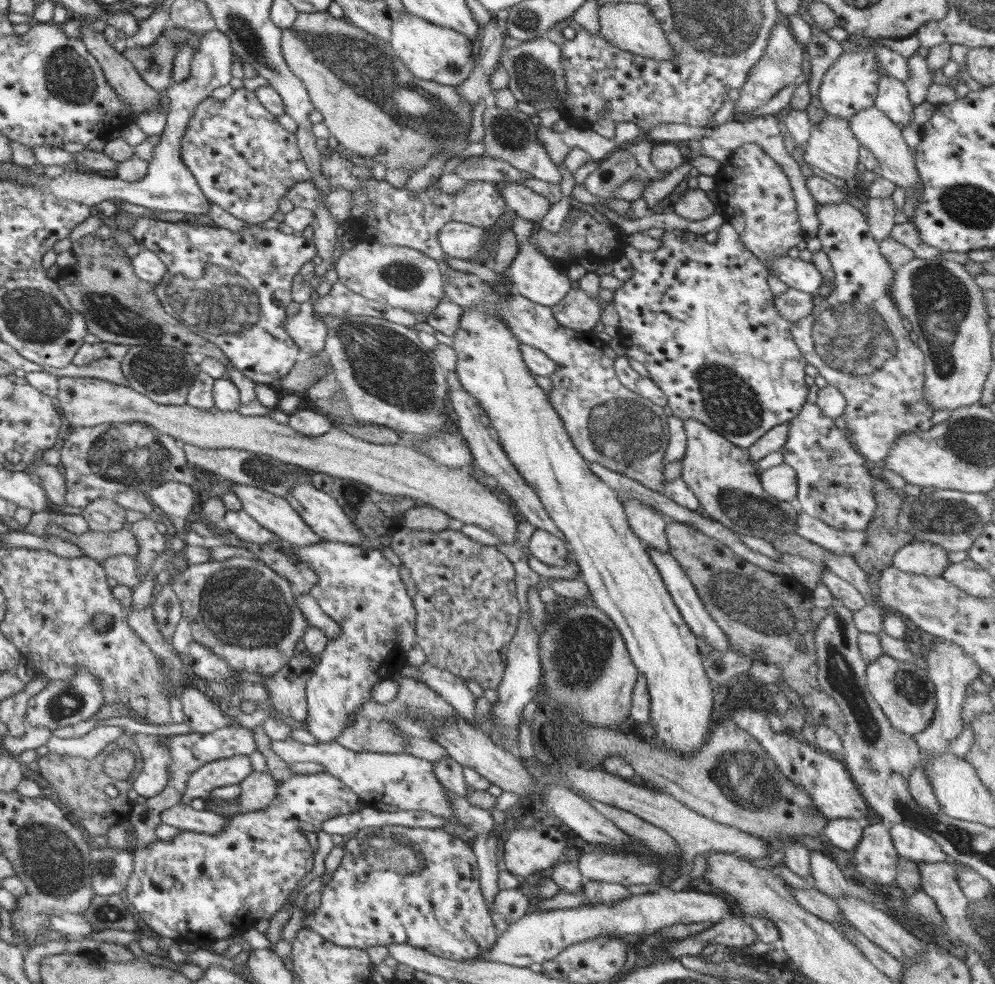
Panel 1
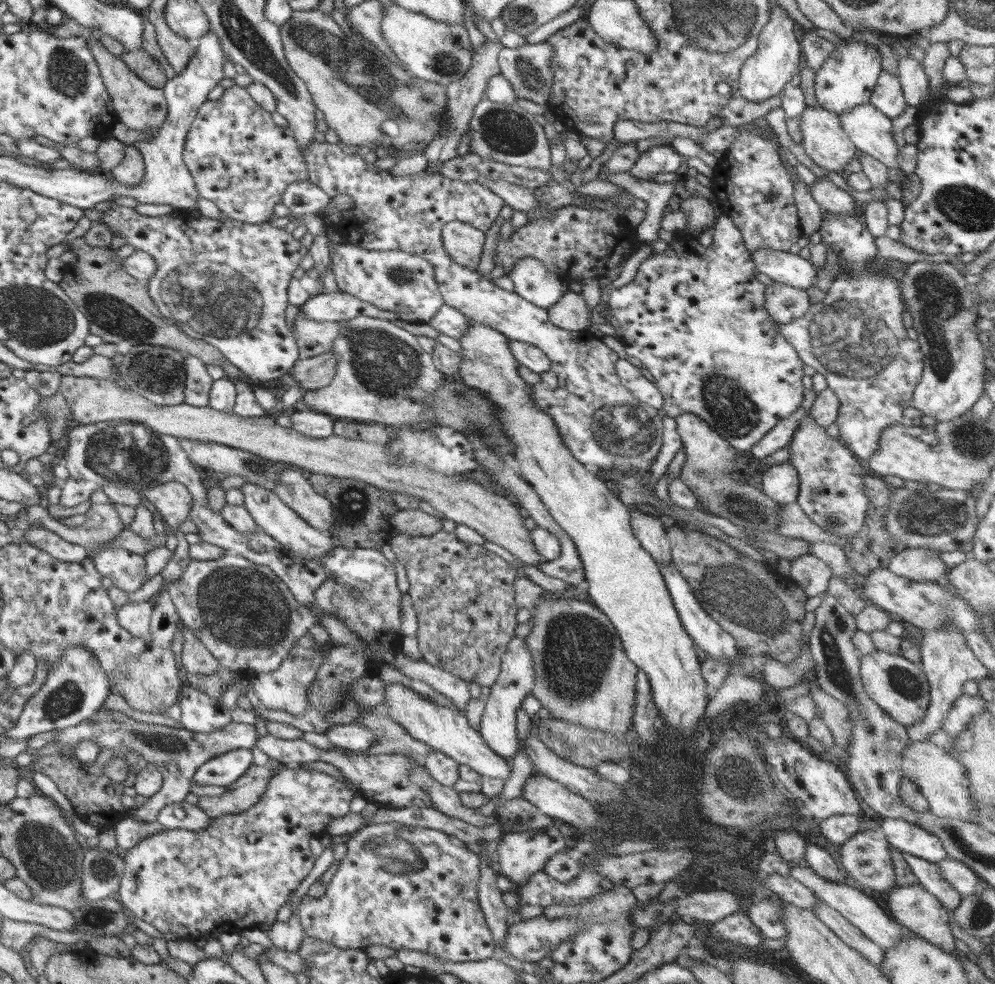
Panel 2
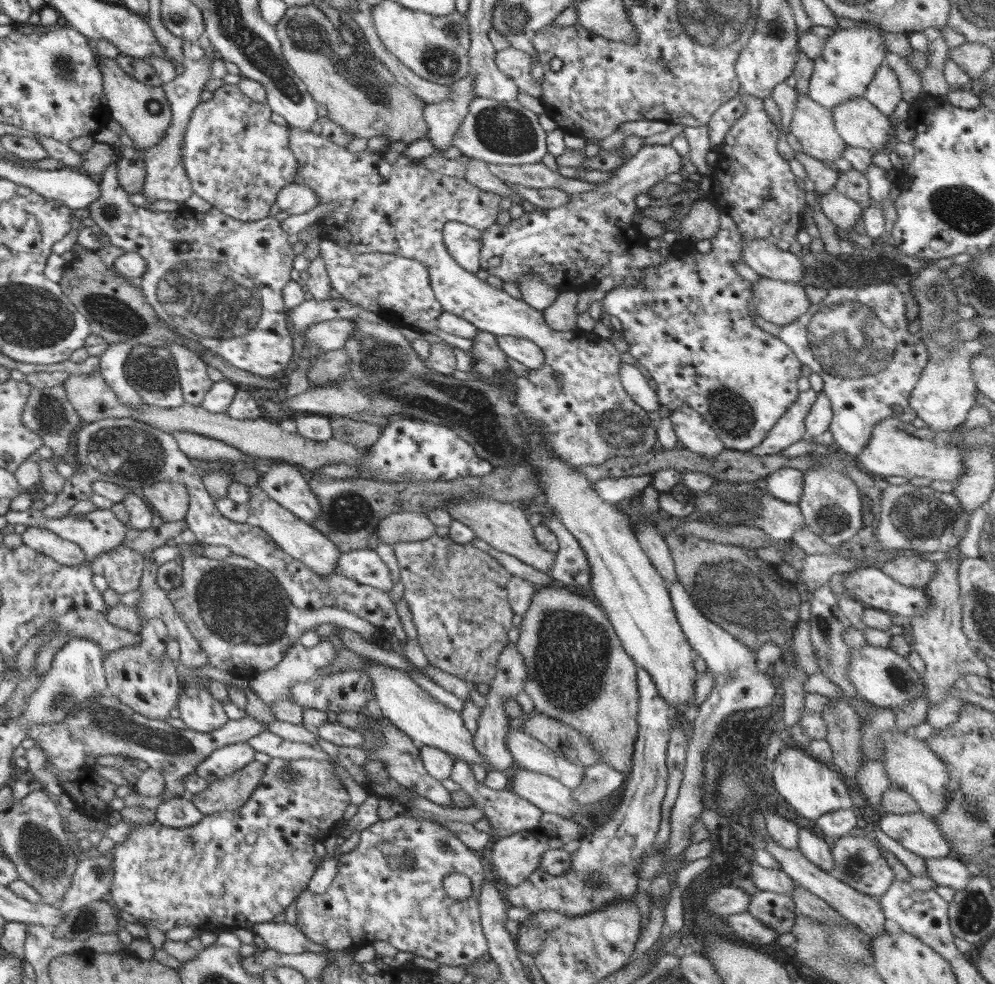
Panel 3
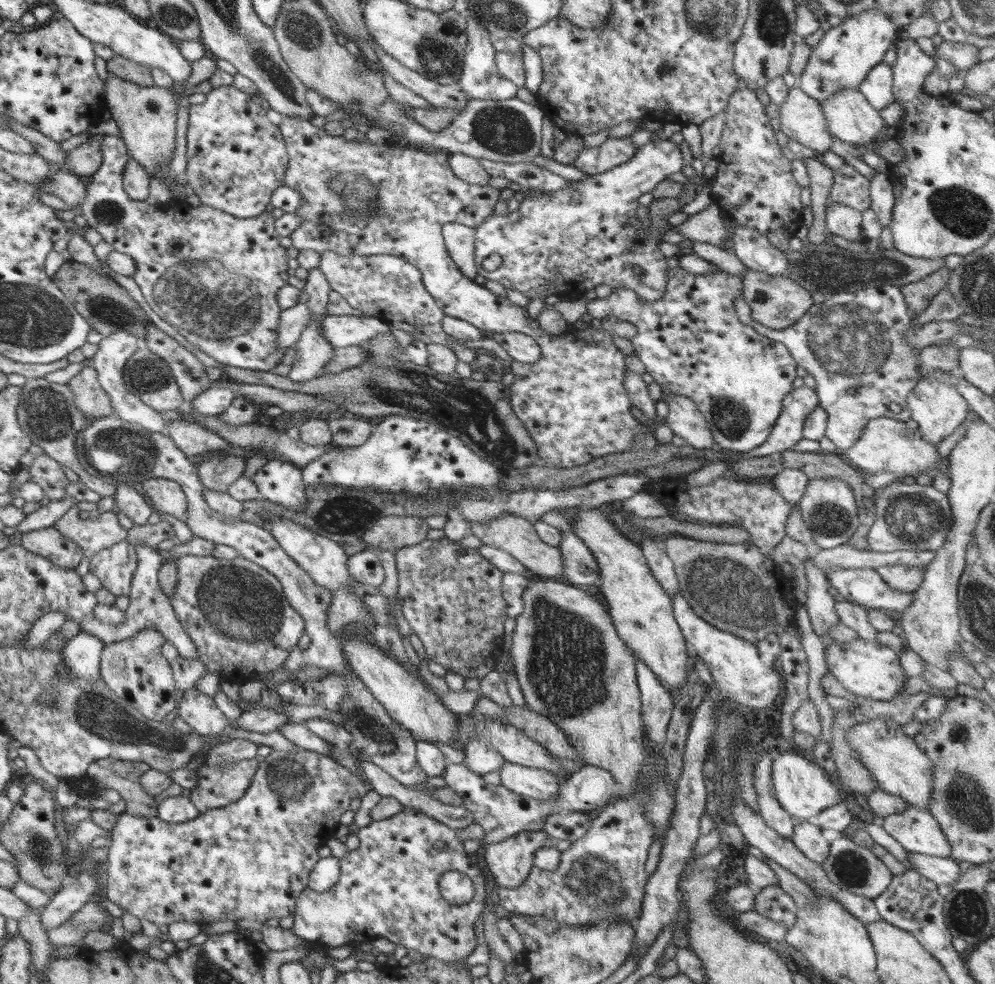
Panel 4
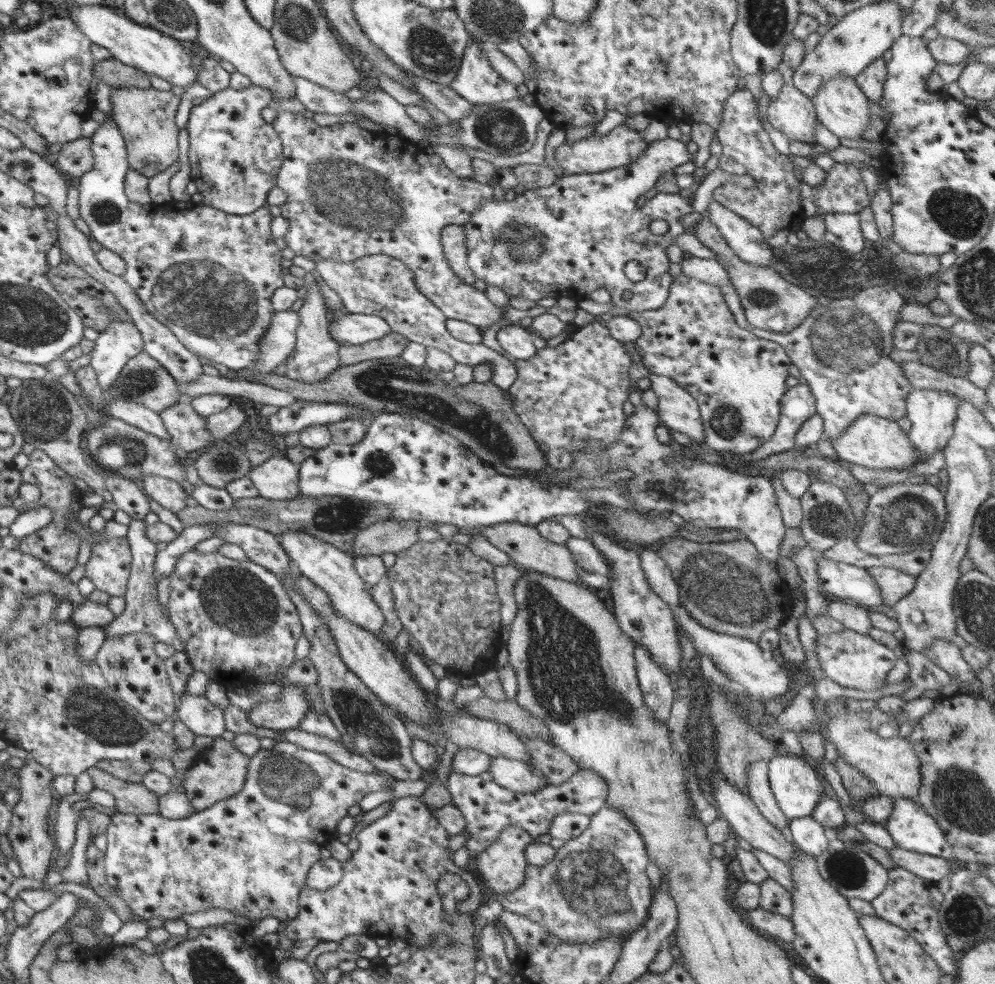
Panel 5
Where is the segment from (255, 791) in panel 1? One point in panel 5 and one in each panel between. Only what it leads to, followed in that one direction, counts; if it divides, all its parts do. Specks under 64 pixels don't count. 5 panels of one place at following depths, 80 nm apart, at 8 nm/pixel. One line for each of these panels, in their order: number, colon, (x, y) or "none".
2: (249, 788)
3: (229, 793)
4: (221, 785)
5: (218, 773)

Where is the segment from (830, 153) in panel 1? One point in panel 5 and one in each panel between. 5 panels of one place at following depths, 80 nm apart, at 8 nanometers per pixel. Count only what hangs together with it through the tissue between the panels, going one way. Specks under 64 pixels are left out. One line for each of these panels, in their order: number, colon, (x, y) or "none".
2: (824, 140)
3: (812, 124)
4: (802, 119)
5: (792, 112)

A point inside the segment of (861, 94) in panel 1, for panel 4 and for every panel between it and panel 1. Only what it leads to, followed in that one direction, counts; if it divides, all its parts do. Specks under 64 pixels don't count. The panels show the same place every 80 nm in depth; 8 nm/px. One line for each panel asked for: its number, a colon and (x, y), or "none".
2: (848, 77)
3: (850, 57)
4: (846, 53)

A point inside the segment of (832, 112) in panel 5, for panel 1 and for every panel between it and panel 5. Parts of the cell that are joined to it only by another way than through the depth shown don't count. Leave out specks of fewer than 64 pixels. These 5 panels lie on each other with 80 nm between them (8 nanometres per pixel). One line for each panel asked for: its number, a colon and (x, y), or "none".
1: (874, 130)
2: (871, 131)
3: (859, 123)
4: (850, 117)

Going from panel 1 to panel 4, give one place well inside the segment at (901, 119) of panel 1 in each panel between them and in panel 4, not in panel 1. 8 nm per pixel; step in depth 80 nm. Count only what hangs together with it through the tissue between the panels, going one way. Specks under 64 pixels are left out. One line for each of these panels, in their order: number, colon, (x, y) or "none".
2: (887, 96)
3: (884, 92)
4: (877, 87)

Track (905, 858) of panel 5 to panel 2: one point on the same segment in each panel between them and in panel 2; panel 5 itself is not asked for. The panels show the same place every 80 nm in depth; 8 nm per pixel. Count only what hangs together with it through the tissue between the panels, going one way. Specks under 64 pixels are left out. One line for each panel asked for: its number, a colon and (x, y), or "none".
2: (964, 880)
3: (950, 871)
4: (940, 871)

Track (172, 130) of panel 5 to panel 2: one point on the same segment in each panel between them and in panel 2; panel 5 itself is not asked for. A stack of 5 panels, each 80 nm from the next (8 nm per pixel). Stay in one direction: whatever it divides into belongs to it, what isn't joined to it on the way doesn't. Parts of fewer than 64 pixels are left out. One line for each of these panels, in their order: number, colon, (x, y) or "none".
2: (138, 105)
3: (144, 112)
4: (146, 116)

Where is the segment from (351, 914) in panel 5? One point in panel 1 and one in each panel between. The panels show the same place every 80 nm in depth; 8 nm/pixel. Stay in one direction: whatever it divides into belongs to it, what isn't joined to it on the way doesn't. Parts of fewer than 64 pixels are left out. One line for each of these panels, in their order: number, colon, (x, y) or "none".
1: (421, 887)
2: (404, 887)
3: (389, 887)
4: (388, 887)

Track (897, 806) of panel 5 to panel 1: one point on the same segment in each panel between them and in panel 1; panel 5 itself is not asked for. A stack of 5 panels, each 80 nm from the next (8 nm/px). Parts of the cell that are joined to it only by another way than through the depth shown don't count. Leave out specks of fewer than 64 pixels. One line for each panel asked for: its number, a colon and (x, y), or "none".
1: (911, 844)
2: (911, 839)
3: (917, 832)
4: (916, 830)

